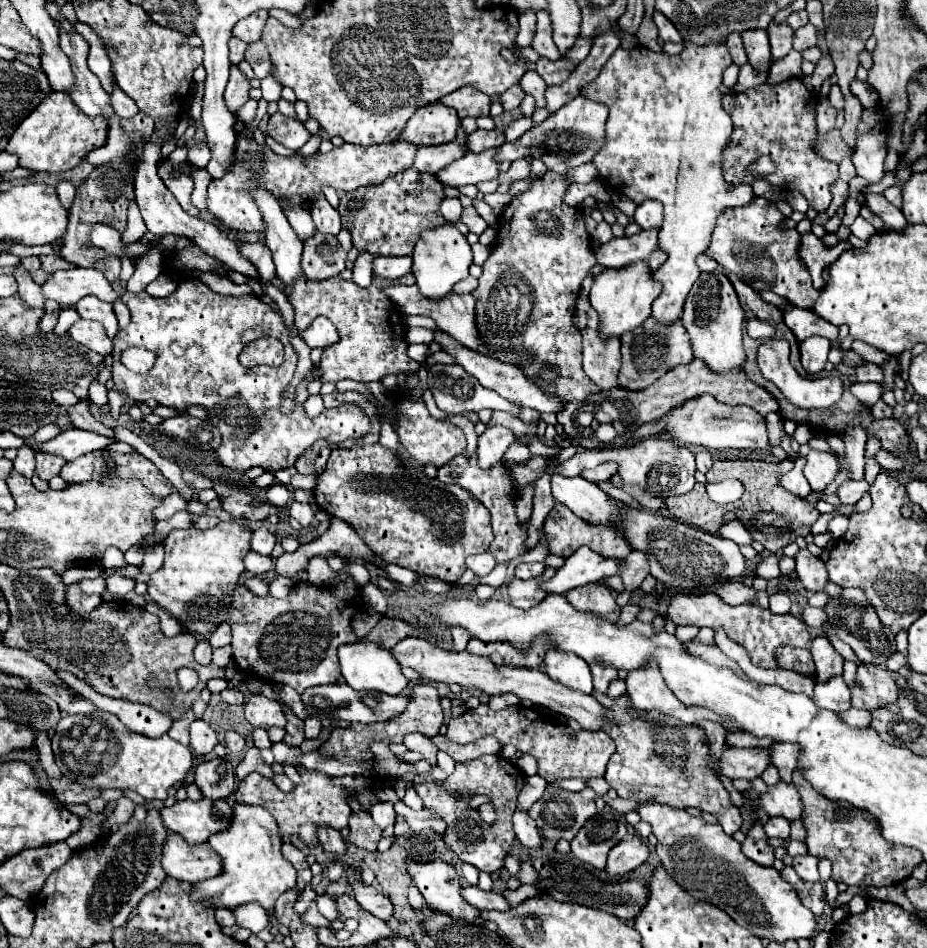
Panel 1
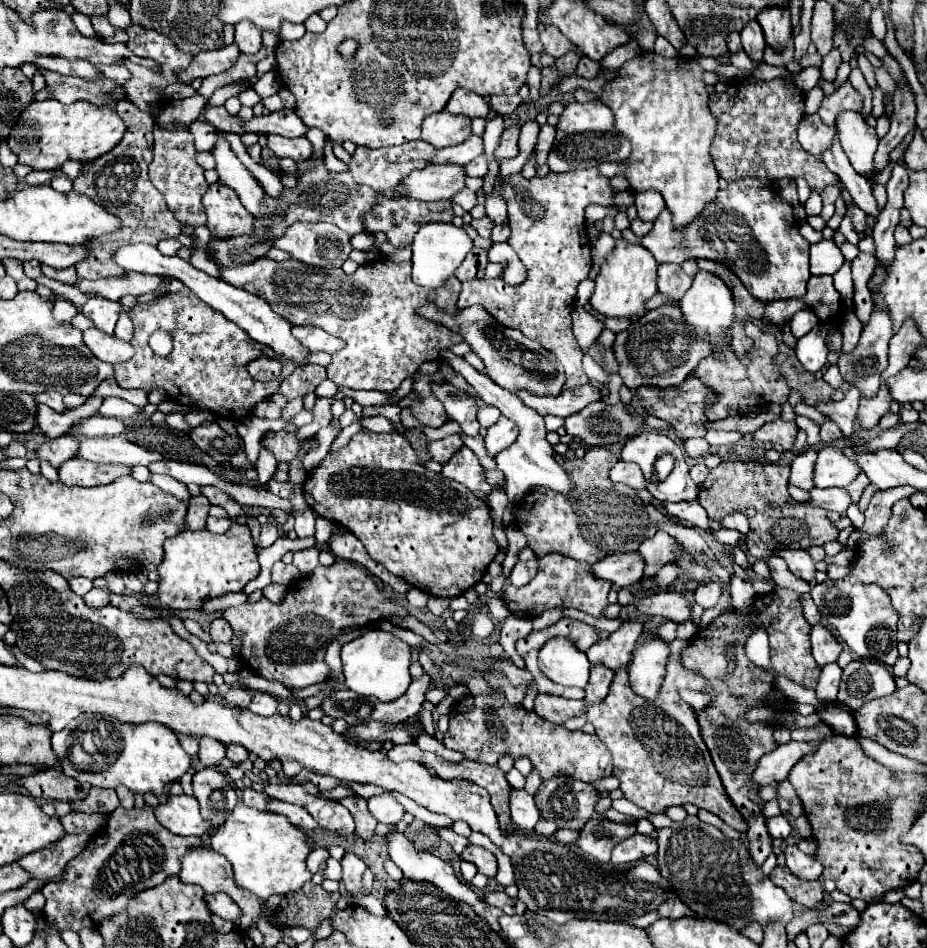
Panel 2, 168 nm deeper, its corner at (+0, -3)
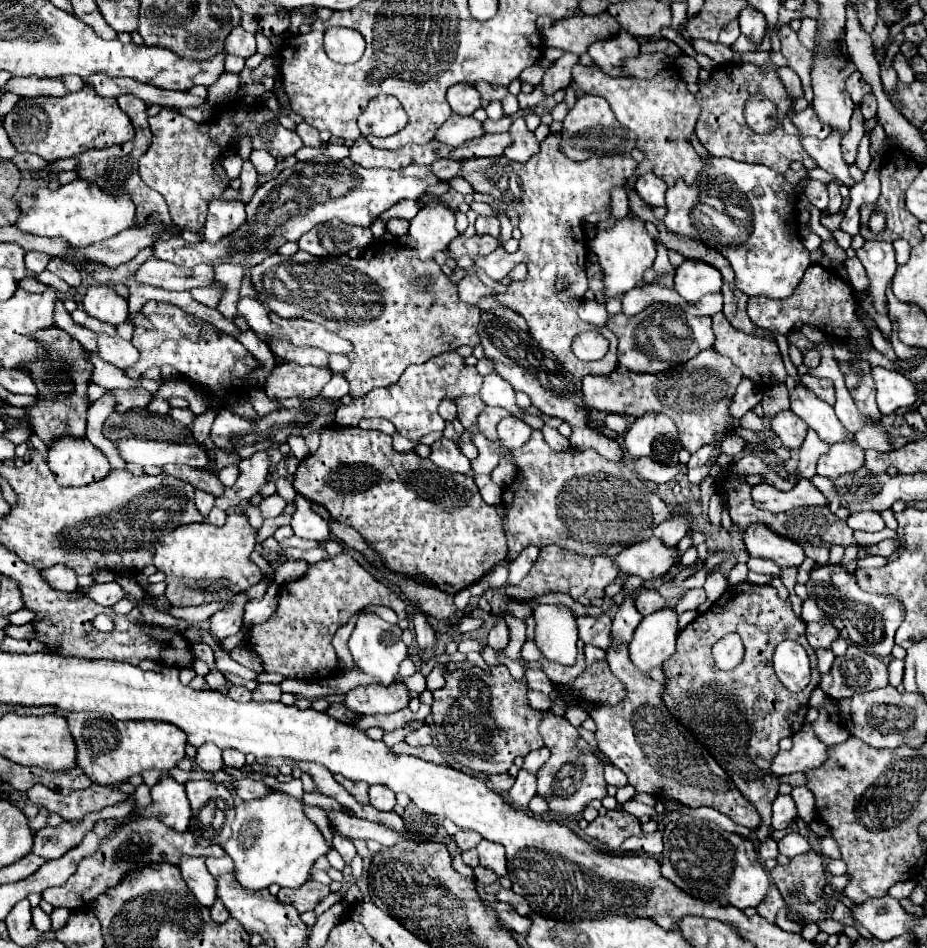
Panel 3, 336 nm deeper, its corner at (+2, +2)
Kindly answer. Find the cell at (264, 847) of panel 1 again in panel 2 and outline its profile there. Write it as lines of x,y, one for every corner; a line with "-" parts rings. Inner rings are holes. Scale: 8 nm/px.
239,804
221,830
211,838
211,848
223,852
223,856
233,864
235,882
261,900
267,900
273,894
297,892
313,876
305,864
313,850
309,836
293,826
285,816
261,812
245,804

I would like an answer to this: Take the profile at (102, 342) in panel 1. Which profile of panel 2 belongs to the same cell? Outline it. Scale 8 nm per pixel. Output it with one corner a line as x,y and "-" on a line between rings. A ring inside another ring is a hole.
89,328
83,332
83,342
85,346
93,352
95,358
99,358
101,362
109,362
109,364
119,364
119,362
127,362
133,358
135,350
129,342
119,340
115,336
109,336
97,328

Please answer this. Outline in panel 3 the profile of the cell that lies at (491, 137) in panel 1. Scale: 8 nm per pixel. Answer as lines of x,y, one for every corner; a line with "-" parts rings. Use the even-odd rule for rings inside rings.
523,117
513,119
513,123
509,127
509,135
511,135
511,145
507,145
505,155
511,161
521,161
523,163
539,151
539,143
537,143
535,135
525,127

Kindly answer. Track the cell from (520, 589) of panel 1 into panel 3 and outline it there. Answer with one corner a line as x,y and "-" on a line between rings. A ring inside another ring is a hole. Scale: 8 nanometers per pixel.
549,545
543,547
539,553
539,559
535,561
535,565
531,567
531,571
527,573
527,577
515,585
515,587
505,587
505,593
509,599
521,601
521,603
529,603
545,593
567,593
571,595
575,601
583,603
583,605
603,605
603,597
605,597
605,587
611,585
615,579
619,577
619,569
613,565
611,557
581,557
573,551
561,549
557,545

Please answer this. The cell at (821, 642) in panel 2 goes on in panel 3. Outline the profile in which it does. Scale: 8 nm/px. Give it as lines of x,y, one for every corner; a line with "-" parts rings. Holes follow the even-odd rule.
807,623
807,641
813,649
831,649
831,643
839,637
839,631
829,623

